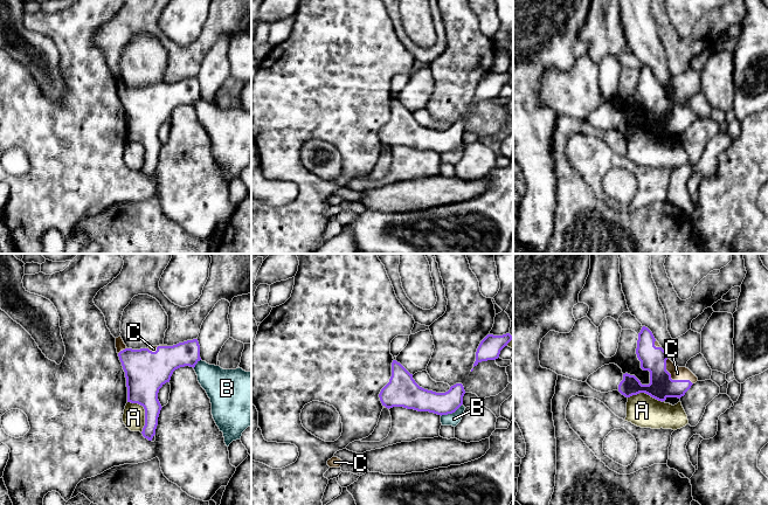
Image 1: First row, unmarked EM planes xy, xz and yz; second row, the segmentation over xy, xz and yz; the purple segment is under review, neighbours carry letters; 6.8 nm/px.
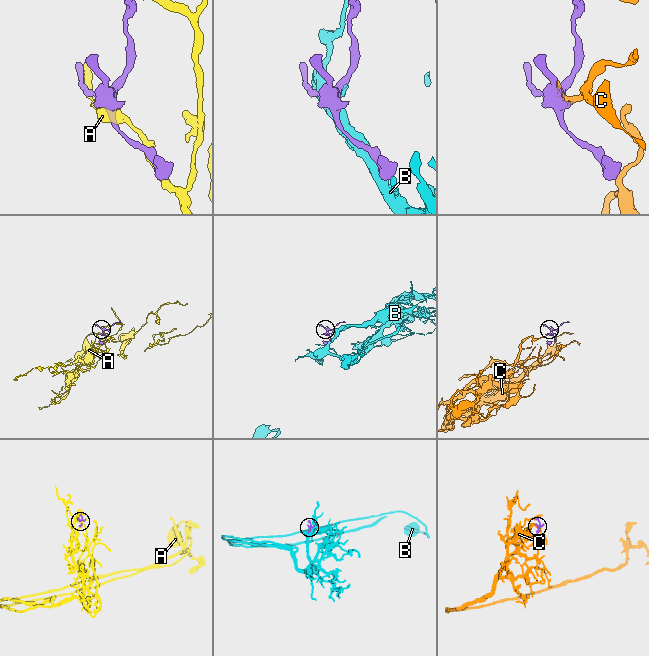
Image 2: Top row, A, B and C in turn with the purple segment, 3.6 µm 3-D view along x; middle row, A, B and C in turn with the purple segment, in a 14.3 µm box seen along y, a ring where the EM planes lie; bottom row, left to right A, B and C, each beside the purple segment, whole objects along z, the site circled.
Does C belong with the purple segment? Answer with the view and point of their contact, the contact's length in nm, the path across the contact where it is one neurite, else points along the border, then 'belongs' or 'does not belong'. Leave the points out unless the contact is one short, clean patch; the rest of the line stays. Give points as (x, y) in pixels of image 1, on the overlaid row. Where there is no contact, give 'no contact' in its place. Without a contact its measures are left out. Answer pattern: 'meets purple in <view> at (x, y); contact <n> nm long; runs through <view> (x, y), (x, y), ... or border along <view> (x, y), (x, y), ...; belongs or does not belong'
meets purple in yz at (671, 379); contact 260 nm long; belongs

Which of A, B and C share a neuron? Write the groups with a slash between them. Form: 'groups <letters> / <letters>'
groups A / B / C

